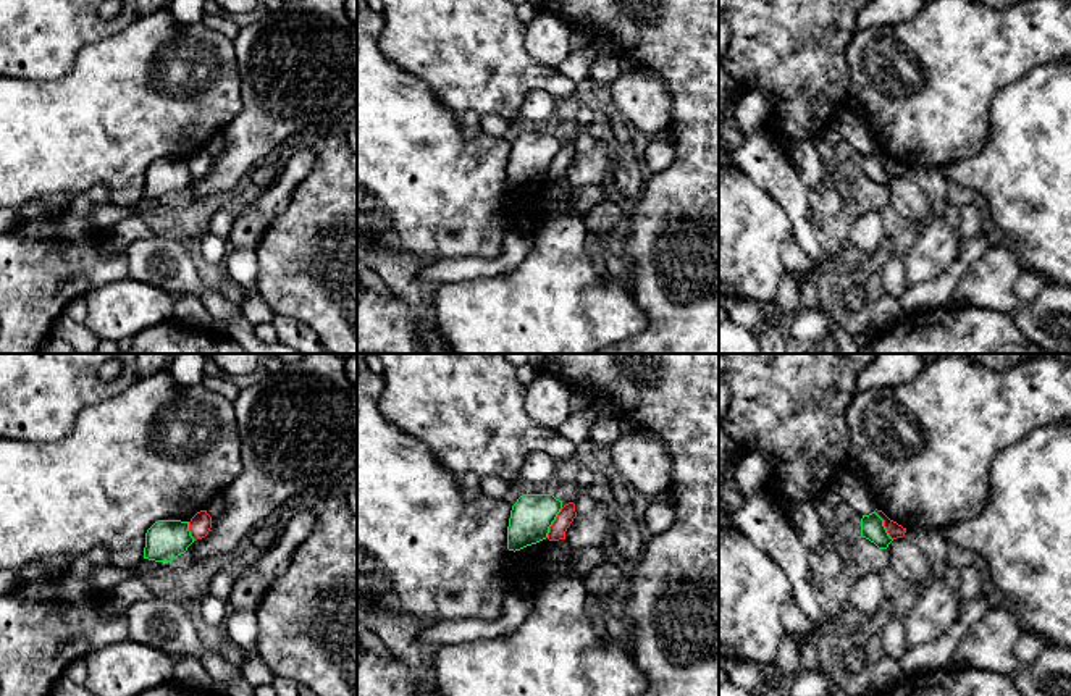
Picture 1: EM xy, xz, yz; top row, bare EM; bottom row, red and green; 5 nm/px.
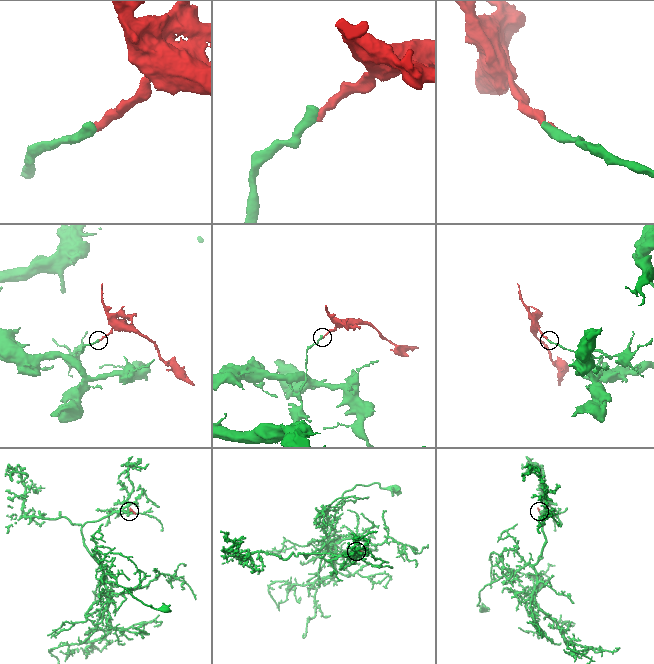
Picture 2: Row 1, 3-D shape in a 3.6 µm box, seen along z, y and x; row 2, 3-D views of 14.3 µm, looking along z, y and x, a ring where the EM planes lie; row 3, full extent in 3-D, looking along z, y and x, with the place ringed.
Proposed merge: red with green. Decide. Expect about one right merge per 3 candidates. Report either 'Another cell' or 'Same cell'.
Another cell

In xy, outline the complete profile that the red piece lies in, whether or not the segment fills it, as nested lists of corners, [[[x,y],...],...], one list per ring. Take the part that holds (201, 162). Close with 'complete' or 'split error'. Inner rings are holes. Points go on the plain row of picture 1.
[[[207,149],[197,150],[189,160],[189,170],[194,179],[205,176],[210,166],[212,166],[212,155],[207,152]]]; complete

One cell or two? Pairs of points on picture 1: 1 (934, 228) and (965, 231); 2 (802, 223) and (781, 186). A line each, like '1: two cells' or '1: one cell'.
1: two cells
2: one cell

